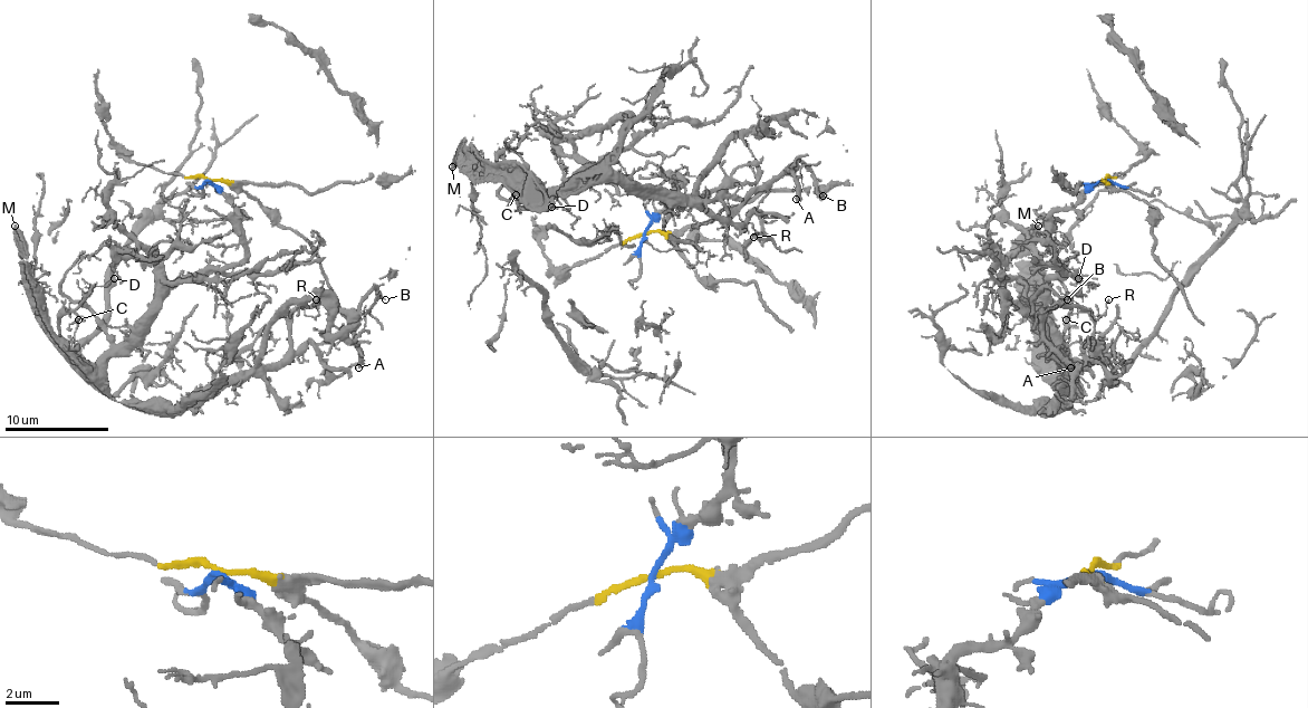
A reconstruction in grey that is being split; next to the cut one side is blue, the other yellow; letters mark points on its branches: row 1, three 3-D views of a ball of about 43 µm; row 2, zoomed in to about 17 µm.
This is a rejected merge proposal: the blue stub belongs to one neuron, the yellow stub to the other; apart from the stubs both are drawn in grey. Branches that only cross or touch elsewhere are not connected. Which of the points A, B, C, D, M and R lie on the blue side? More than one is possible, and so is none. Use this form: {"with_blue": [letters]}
{"with_blue": ["A", "B", "C", "D", "M", "R"]}

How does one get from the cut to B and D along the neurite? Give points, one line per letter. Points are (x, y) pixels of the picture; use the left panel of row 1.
B: (207, 181), (244, 257), (138, 322), (107, 361), (117, 402), (209, 400), (281, 359), (297, 308), (385, 298)
D: (207, 181), (240, 214), (244, 257), (180, 280), (123, 343), (86, 304), (92, 290), (115, 277)

